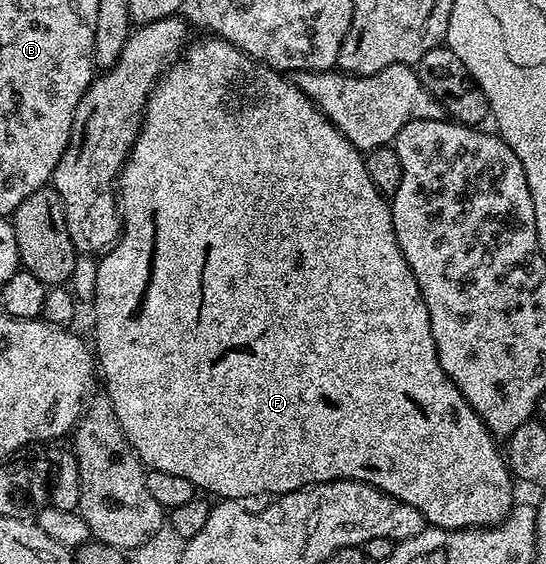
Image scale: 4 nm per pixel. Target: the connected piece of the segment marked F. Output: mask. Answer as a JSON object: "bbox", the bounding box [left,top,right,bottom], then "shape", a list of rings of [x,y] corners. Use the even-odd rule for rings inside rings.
{"bbox":[93,38,515,531],"shape":[[[208,38],[201,39],[198,43],[196,41],[190,42],[184,48],[183,57],[178,58],[177,62],[172,64],[153,86],[153,92],[149,95],[145,106],[145,119],[141,122],[141,132],[137,134],[137,140],[133,143],[133,148],[130,149],[119,176],[119,214],[123,224],[121,237],[96,260],[96,263],[98,262],[97,272],[93,275],[93,323],[97,326],[95,363],[99,368],[100,378],[101,375],[105,378],[105,391],[109,394],[107,402],[112,407],[123,433],[129,438],[129,443],[148,470],[176,473],[178,477],[187,477],[187,481],[191,481],[191,485],[198,492],[209,497],[216,497],[218,500],[243,499],[249,501],[252,500],[252,495],[276,497],[309,487],[312,483],[354,479],[360,483],[369,483],[383,493],[419,509],[426,524],[441,527],[445,531],[462,531],[464,527],[497,526],[513,510],[515,502],[515,496],[513,496],[514,476],[510,472],[502,448],[501,451],[497,448],[498,440],[486,429],[485,423],[477,416],[473,406],[461,396],[459,389],[449,380],[439,361],[437,346],[431,333],[427,305],[423,301],[419,285],[407,265],[407,257],[403,257],[403,249],[399,249],[399,241],[395,237],[393,209],[390,200],[382,195],[379,189],[375,189],[375,181],[371,181],[371,177],[367,173],[365,155],[358,151],[355,145],[351,145],[351,141],[347,141],[347,137],[301,92],[300,86],[294,80],[293,83],[289,80],[292,78],[286,77],[282,72],[268,67],[257,59],[252,59],[250,55],[243,53],[225,39]]]}

